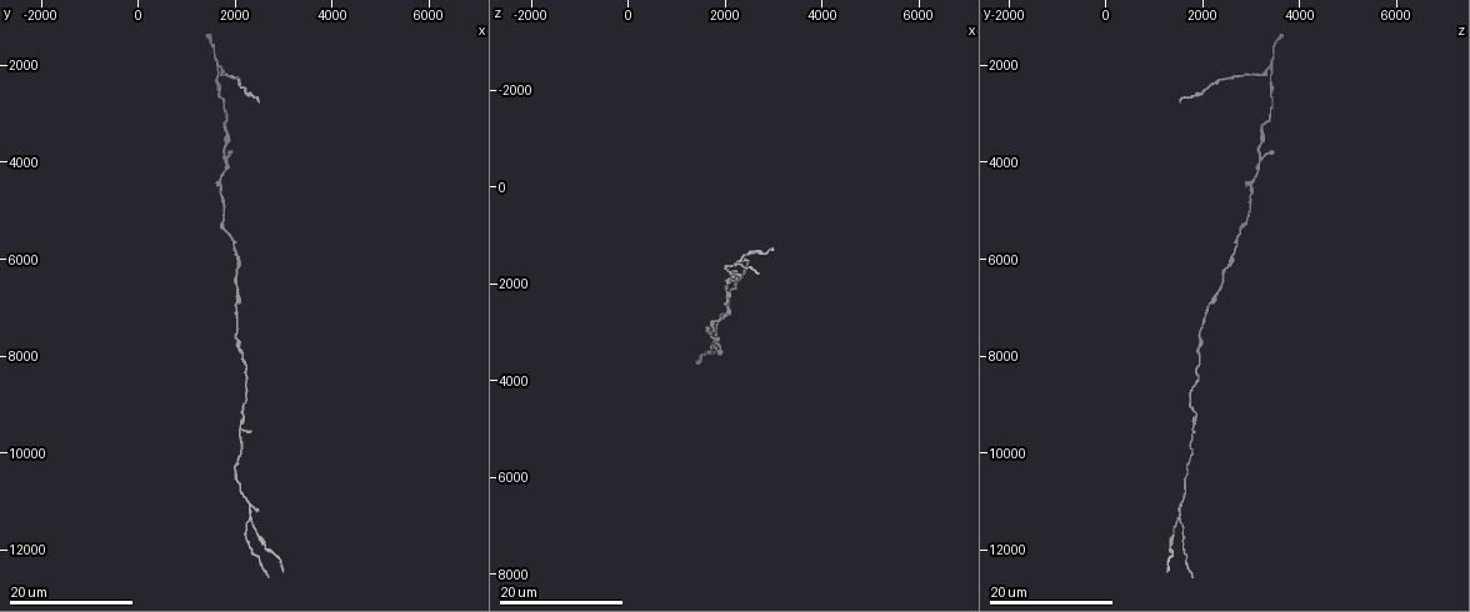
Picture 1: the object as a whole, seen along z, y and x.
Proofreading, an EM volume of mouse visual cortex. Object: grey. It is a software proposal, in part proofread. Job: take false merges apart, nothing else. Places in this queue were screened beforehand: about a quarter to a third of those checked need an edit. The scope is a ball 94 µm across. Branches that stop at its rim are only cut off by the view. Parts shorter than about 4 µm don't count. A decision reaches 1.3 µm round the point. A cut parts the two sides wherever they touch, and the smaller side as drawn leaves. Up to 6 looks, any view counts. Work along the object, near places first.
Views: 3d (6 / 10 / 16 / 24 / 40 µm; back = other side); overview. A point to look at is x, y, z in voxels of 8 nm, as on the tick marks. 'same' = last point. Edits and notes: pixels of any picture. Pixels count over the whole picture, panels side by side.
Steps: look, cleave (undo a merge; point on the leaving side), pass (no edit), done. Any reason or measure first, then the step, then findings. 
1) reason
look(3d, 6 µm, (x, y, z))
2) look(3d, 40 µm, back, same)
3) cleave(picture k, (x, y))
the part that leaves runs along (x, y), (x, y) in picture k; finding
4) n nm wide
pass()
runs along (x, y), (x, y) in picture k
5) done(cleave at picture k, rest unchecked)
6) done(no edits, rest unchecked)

thick turns thin
look(3d, 16 µm, (1800, 3800, 3200))

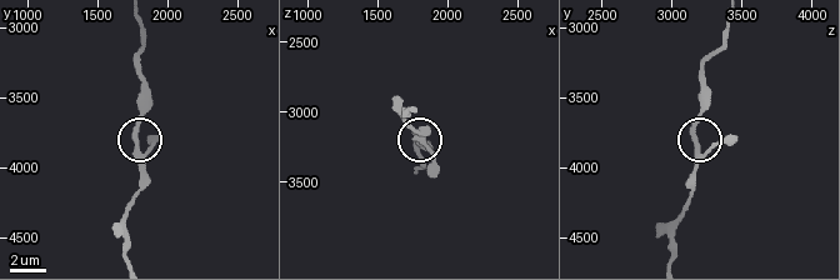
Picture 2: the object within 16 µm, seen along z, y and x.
look(3d, 6 µm, (1780, 3860, 3180))

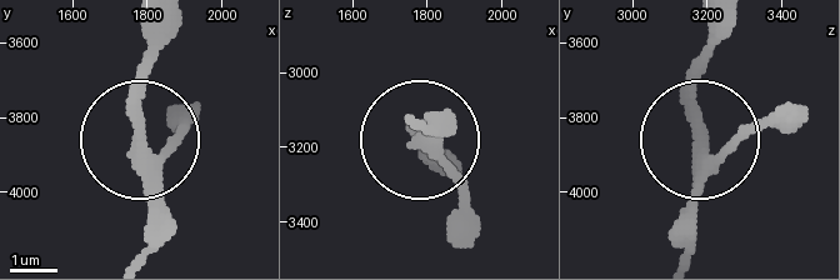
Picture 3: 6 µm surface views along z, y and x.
240 nm wide
pass()
runs along (139, 254), (146, 158), (135, 75), (146, 26) in picture 3; continuous, no second neuron

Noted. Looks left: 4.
thick turns thin
look(3d, 24 µm, (1650, 4350, 3000))

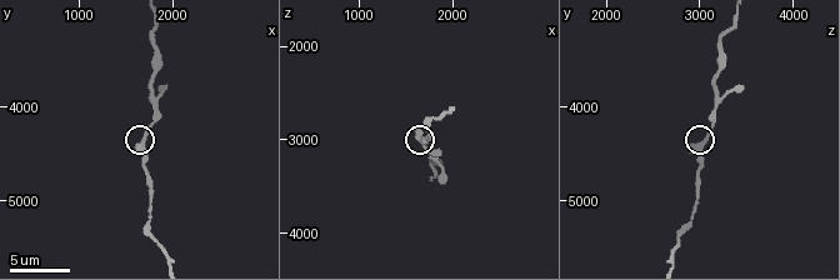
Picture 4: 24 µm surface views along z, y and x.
look(3d, 10 µm, (1650, 4350, 3050))

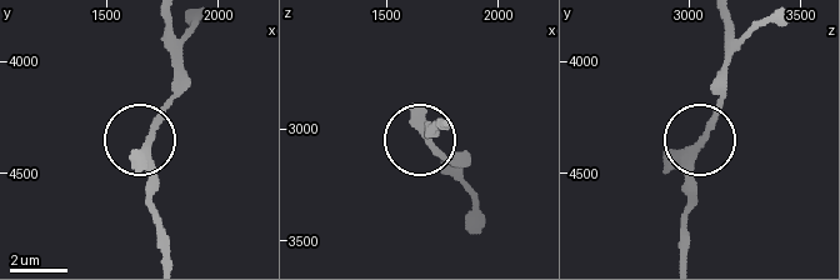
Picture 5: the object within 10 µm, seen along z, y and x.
pass()
runs along (684, 256), (690, 155), (726, 94) in picture 5; one neuron here

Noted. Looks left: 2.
arms part here
look(3d, 24 µm, (1650, 2000, 3450))

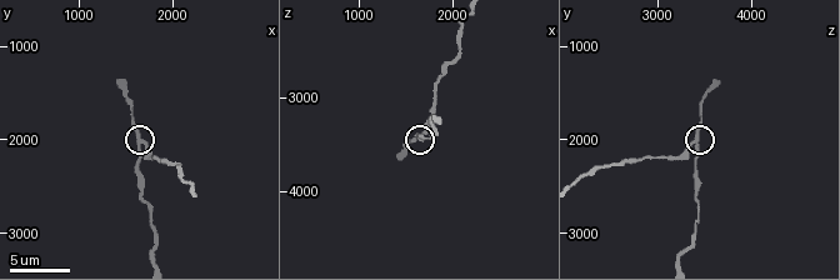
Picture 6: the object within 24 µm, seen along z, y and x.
look(3d, 6 µm, (1650, 2000, 3400))

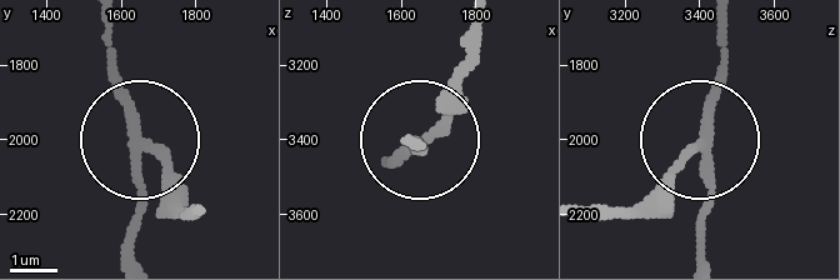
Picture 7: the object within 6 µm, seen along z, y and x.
3 arms
cleave(picture 7, (169, 199))
the part that leaves runs along (140, 148), (191, 208) in picture 7; a second neuron is stuck on

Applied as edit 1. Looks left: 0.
done(cleave at picture 7, rest unchecked)

